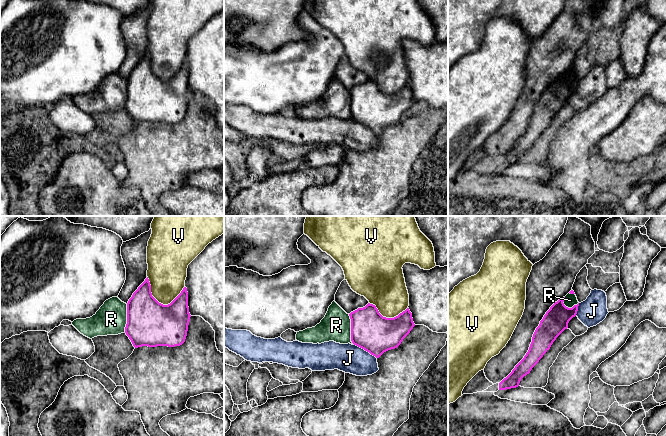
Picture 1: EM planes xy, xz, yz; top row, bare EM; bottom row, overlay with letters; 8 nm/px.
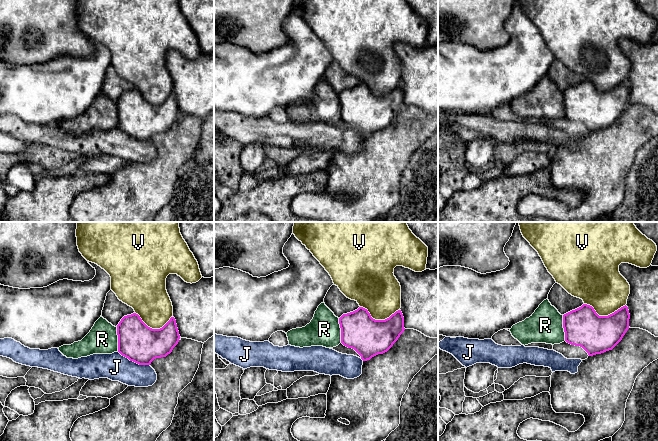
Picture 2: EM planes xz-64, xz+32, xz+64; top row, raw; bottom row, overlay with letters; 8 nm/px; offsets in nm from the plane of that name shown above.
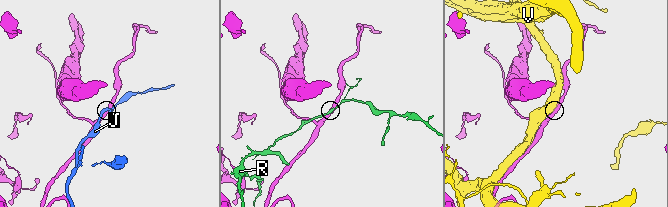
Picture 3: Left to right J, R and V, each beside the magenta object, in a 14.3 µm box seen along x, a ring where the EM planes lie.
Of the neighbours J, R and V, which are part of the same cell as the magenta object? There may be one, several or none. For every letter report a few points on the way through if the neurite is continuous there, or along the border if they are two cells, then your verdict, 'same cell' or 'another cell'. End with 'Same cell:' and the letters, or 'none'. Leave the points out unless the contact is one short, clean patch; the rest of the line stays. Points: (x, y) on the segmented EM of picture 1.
J: same cell
R: border along xy (127, 304), (127, 323), (124, 331); another cell
V: another cell
Same cell: J

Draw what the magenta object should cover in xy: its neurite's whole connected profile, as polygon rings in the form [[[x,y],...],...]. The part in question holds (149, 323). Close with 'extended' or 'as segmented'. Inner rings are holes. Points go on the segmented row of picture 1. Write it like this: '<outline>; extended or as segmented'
[[[147,277],[127,303],[125,333],[135,348],[180,346],[185,342],[190,317],[186,287],[170,304],[163,305],[152,296]]]; as segmented

